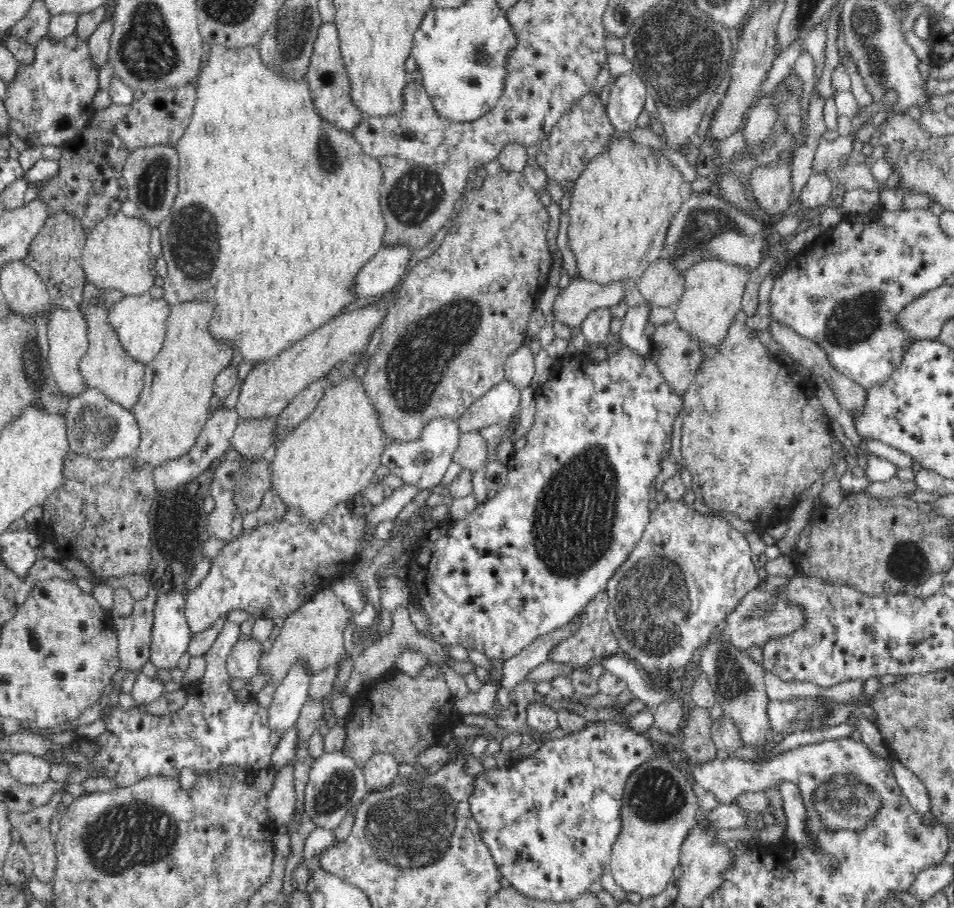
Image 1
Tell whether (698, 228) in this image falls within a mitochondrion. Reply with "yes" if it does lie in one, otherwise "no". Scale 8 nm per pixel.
yes

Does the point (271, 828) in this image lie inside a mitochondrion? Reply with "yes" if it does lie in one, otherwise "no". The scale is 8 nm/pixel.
no

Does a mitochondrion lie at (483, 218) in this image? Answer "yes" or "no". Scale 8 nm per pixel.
no

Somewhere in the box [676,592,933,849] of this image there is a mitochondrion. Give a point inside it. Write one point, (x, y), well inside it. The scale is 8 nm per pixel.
(848, 793)

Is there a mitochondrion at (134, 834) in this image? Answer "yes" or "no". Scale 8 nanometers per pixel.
yes

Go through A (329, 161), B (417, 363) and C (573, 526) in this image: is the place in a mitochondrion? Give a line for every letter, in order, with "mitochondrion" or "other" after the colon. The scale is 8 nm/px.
A: mitochondrion
B: mitochondrion
C: mitochondrion

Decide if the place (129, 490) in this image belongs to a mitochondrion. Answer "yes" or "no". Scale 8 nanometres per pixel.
no

